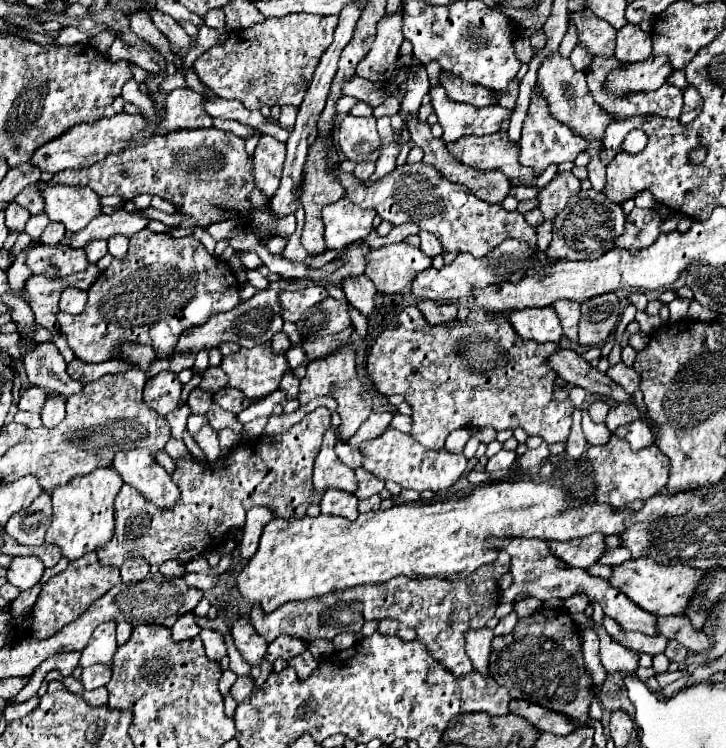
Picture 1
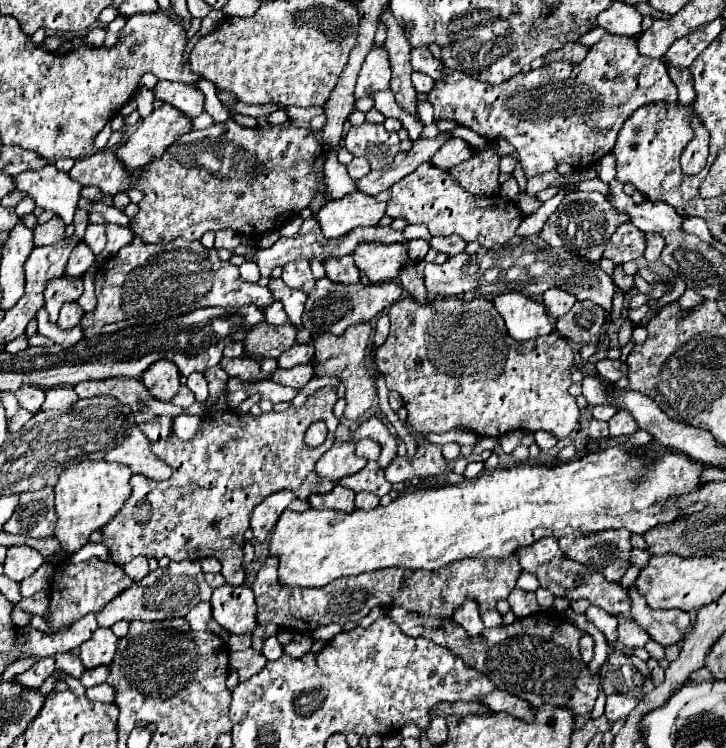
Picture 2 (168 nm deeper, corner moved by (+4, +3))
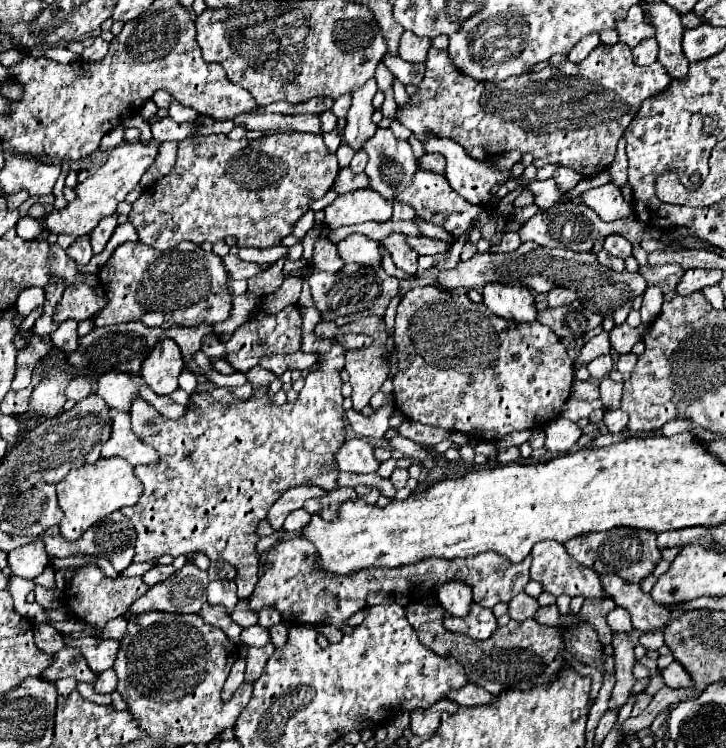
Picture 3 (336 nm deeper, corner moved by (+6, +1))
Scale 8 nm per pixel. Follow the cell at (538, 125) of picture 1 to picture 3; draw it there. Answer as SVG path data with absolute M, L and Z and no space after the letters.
M616 43L604 51L602 47L596 47L582 63L564 61L556 67L530 71L520 77L510 77L502 83L478 83L468 75L462 75L462 71L450 63L446 49L430 47L426 57L426 75L410 101L404 107L398 107L398 121L410 129L418 141L426 139L430 133L436 137L454 139L464 147L466 155L478 161L520 149L534 155L534 165L538 169L554 163L570 167L586 177L604 171L614 161L616 143L638 113L638 107L654 93L666 89L670 81L670 75L658 61L648 67L636 65L630 49L624 43Z

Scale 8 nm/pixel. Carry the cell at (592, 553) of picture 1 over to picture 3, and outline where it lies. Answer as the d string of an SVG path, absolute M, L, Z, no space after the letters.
M614 527L610 531L602 533L586 533L570 539L566 543L566 549L572 559L582 563L584 567L590 567L592 571L600 575L612 575L616 573L628 583L642 583L644 577L652 575L654 567L660 563L662 553L656 545L656 531L646 529L634 529L634 527Z

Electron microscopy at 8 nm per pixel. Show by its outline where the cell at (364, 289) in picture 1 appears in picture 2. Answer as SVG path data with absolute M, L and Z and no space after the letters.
M352 255L346 257L332 257L328 261L324 261L326 267L326 275L330 281L334 283L342 283L342 285L354 285L360 281L358 269L352 261Z

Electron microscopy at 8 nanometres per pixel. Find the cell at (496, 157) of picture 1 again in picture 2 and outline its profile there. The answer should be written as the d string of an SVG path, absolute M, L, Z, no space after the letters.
M452 137L432 157L432 165L440 169L450 169L452 165L458 165L460 161L466 161L468 157L472 157L472 153L474 153L474 147L468 141Z

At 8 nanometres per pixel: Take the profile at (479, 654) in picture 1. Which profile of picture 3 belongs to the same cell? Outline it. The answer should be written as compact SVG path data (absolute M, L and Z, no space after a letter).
M454 579L454 583L446 583L442 587L438 587L438 601L442 603L442 607L452 613L454 617L464 617L470 611L472 605L472 589L466 587L466 583L458 583Z

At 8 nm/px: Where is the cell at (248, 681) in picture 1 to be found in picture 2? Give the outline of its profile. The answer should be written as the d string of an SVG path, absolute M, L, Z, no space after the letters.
M252 649L230 653L228 657L230 657L230 669L236 669L238 671L240 681L250 679L252 675L256 675L268 663L262 653L256 653Z

